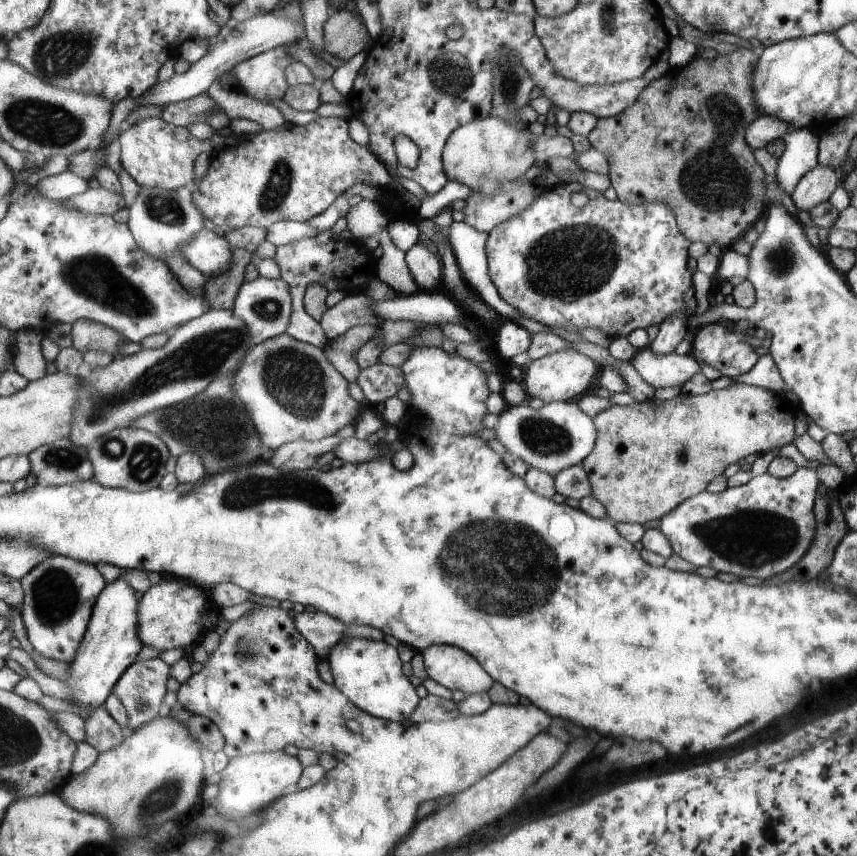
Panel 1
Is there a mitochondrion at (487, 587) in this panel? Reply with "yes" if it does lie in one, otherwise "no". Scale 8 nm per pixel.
yes

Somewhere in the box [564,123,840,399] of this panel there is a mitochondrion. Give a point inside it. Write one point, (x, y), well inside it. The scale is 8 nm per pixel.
(690, 190)

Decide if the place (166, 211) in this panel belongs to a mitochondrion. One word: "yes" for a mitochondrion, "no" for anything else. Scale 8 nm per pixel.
yes

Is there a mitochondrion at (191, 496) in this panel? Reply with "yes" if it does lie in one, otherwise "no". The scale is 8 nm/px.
no

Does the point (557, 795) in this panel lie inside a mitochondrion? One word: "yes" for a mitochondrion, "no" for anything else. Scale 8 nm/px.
no

